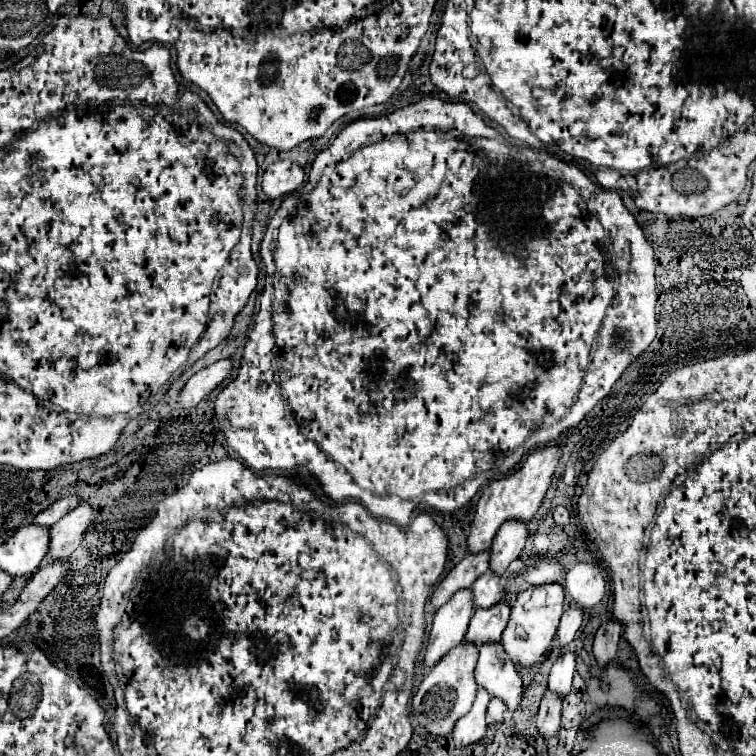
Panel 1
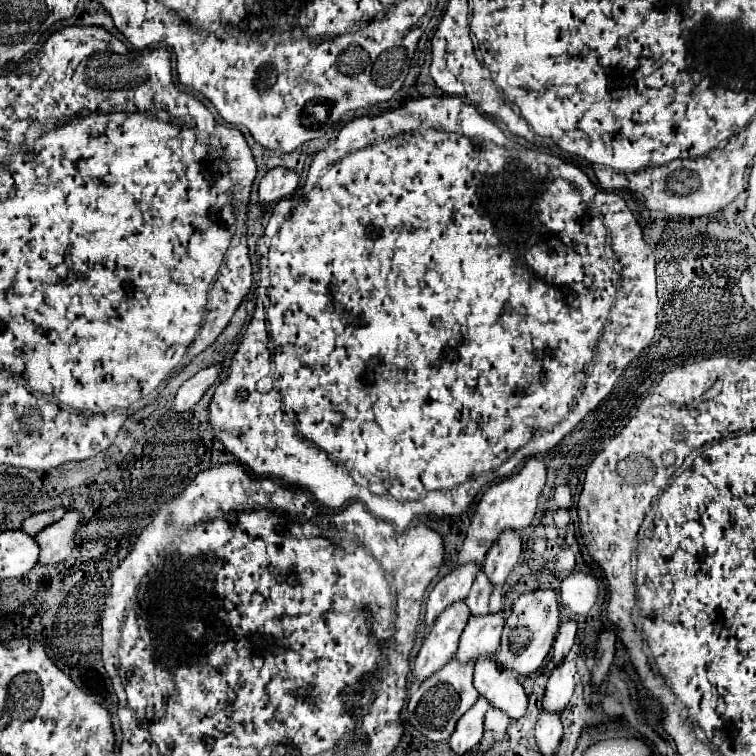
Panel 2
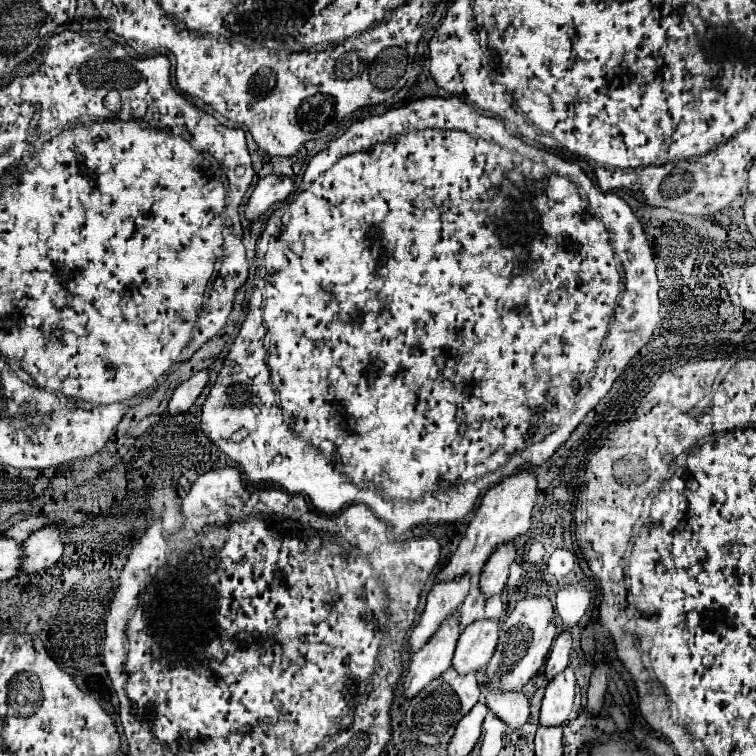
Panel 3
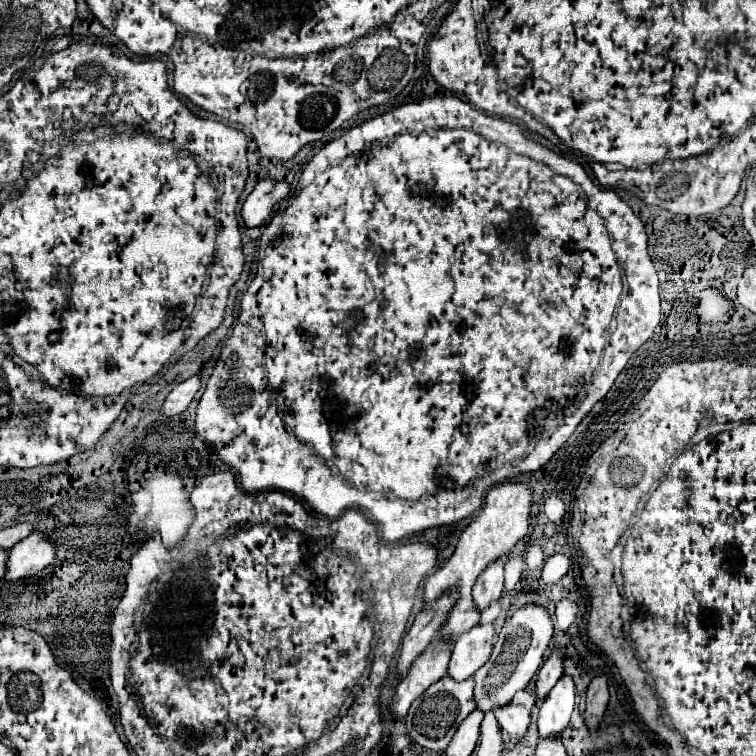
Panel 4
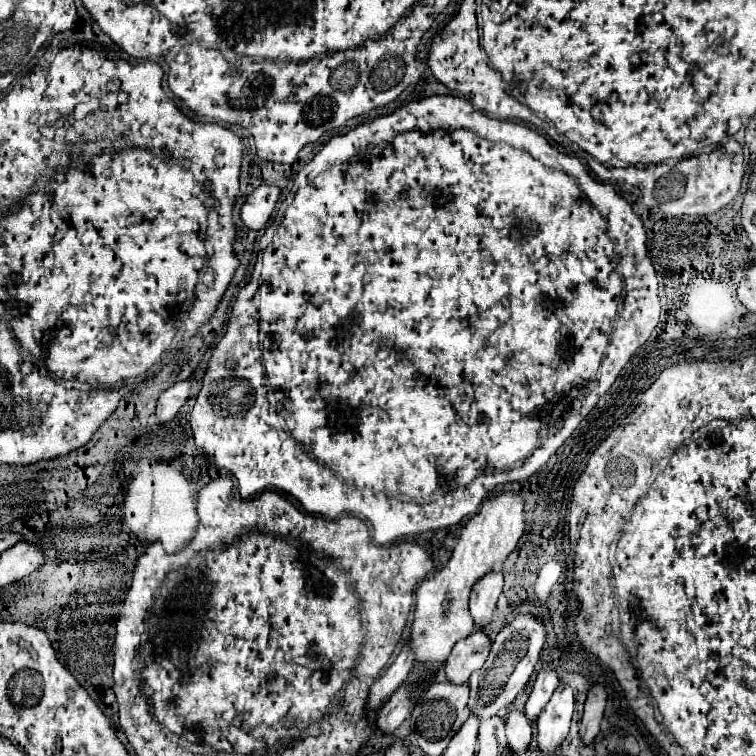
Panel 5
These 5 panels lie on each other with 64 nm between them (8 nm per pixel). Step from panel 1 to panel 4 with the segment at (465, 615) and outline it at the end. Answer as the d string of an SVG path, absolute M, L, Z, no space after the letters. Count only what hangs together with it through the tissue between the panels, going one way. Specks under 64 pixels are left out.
M436 640L430 644L408 668L406 676L396 688L396 696L390 702L390 712L394 718L404 718L408 714L410 704L436 680L446 676L450 654L454 642L452 640Z

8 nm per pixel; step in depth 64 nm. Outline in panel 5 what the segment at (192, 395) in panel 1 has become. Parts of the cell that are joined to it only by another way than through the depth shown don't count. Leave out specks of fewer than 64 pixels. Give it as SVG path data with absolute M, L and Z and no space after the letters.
M186 380L186 382L176 382L166 392L162 392L158 406L156 406L156 418L162 422L172 420L180 412L180 408L186 404L186 400L190 398L190 388L192 384Z

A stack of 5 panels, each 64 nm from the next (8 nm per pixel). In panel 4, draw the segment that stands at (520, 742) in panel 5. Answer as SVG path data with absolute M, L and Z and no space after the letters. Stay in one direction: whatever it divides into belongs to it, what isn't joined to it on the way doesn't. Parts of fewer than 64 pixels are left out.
M508 702L506 706L496 708L494 716L498 718L500 726L516 740L526 734L528 724L530 724L530 710L522 704L514 704L514 702Z

